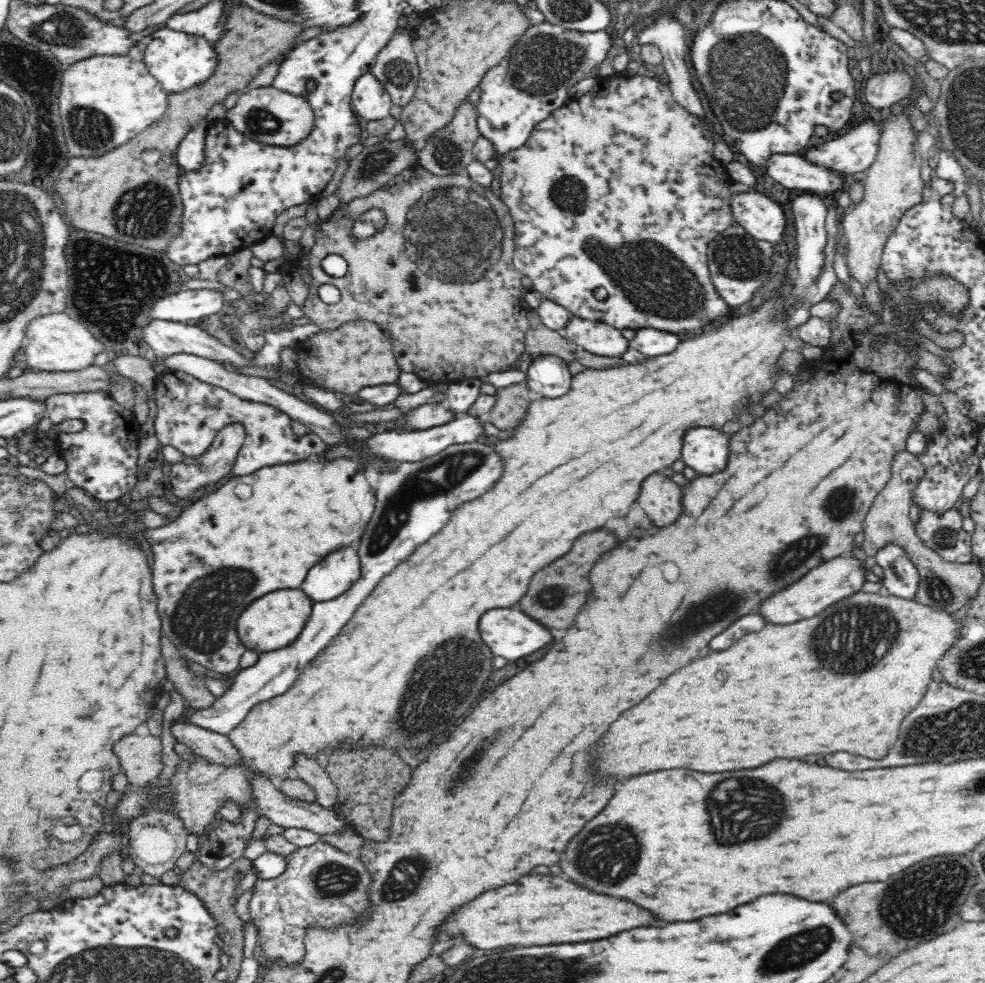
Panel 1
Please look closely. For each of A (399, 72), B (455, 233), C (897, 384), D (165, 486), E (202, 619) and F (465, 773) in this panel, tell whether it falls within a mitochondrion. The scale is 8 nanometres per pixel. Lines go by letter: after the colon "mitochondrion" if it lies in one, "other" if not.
A: mitochondrion
B: mitochondrion
C: other
D: other
E: mitochondrion
F: mitochondrion

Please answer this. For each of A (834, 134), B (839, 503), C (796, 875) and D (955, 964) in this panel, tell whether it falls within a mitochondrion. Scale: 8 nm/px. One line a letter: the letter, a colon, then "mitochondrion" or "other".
A: other
B: mitochondrion
C: other
D: other

